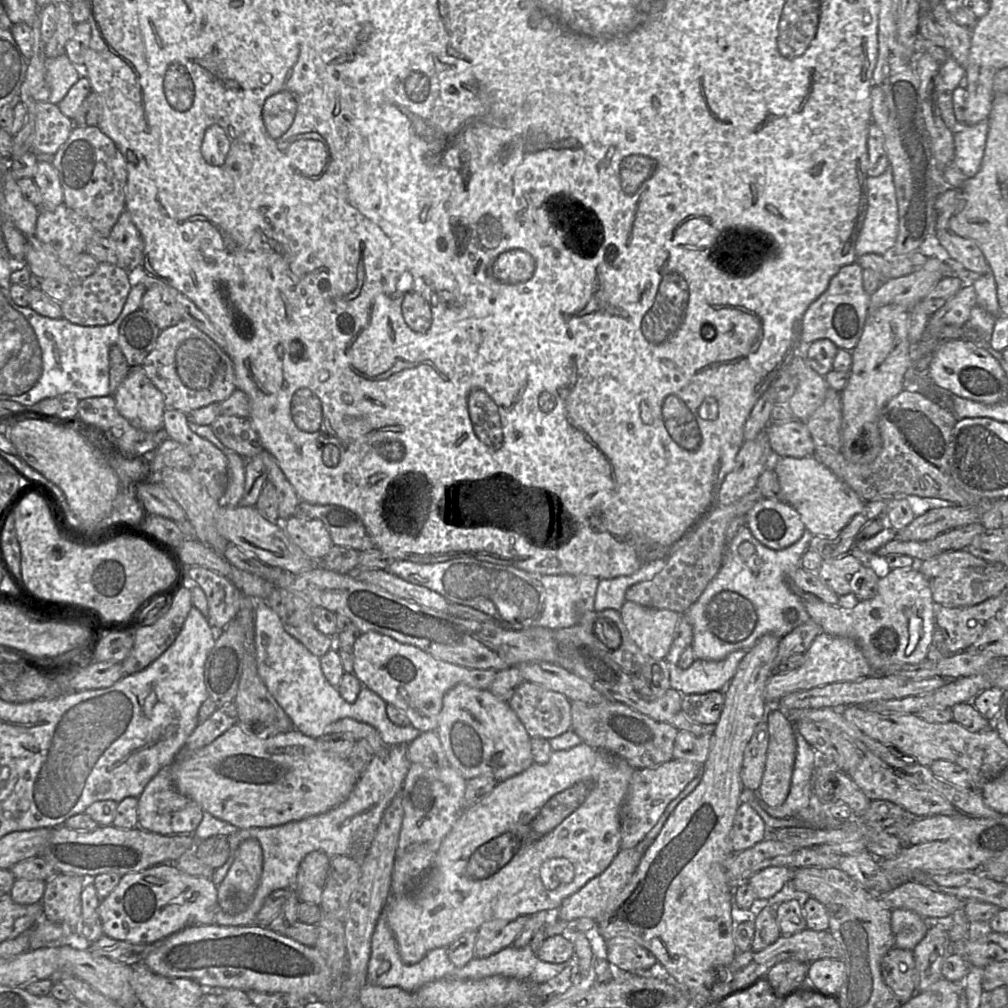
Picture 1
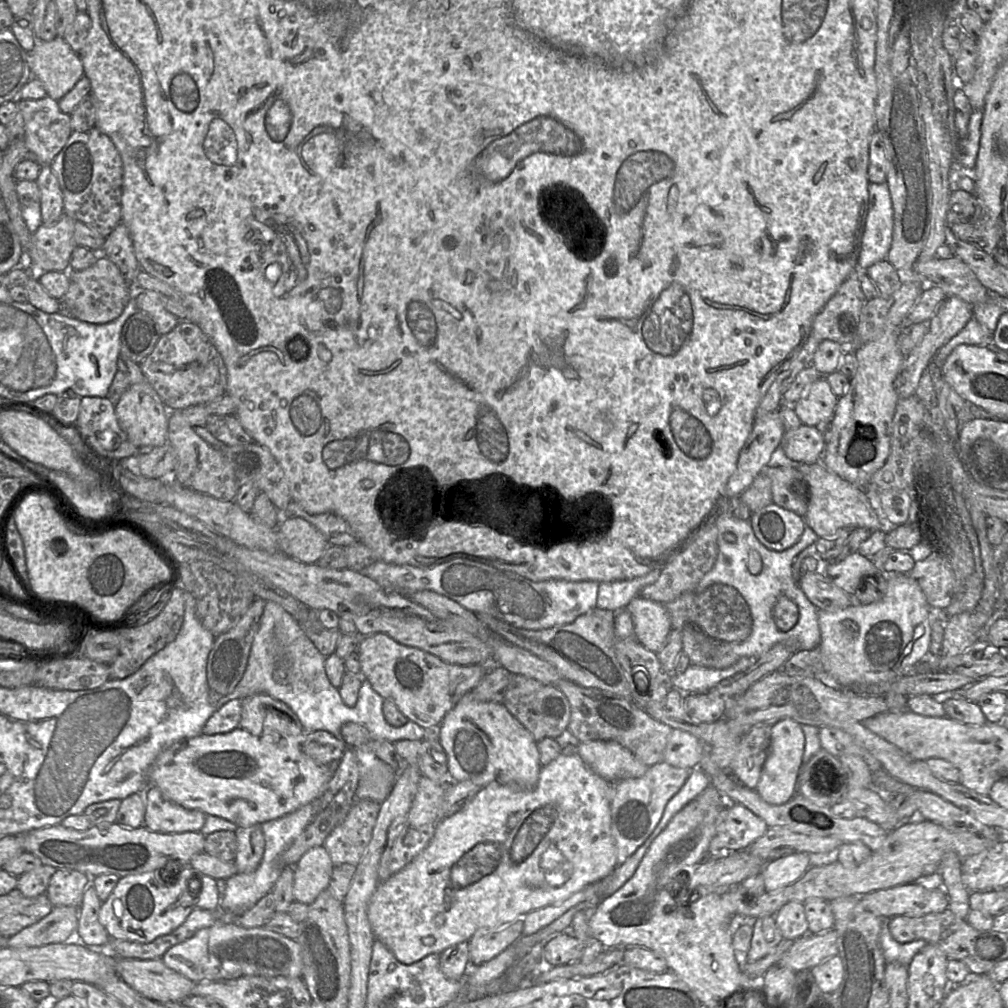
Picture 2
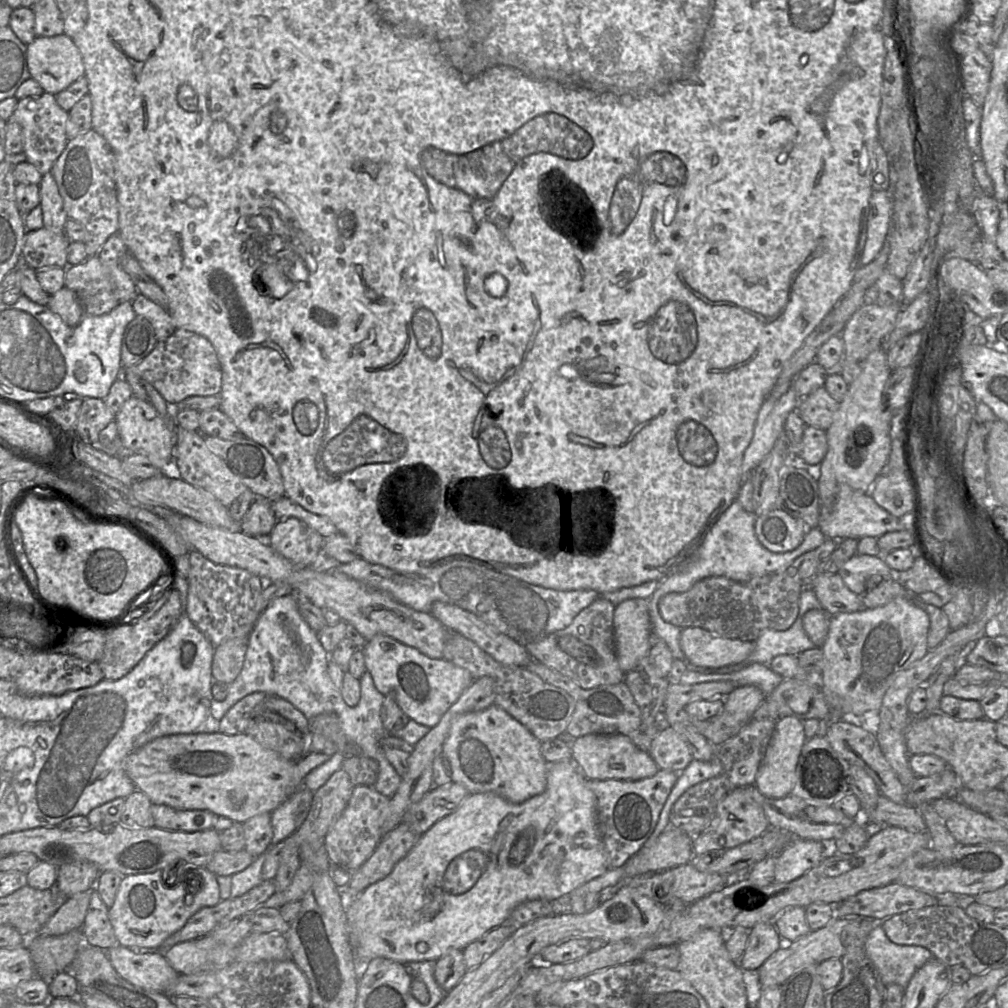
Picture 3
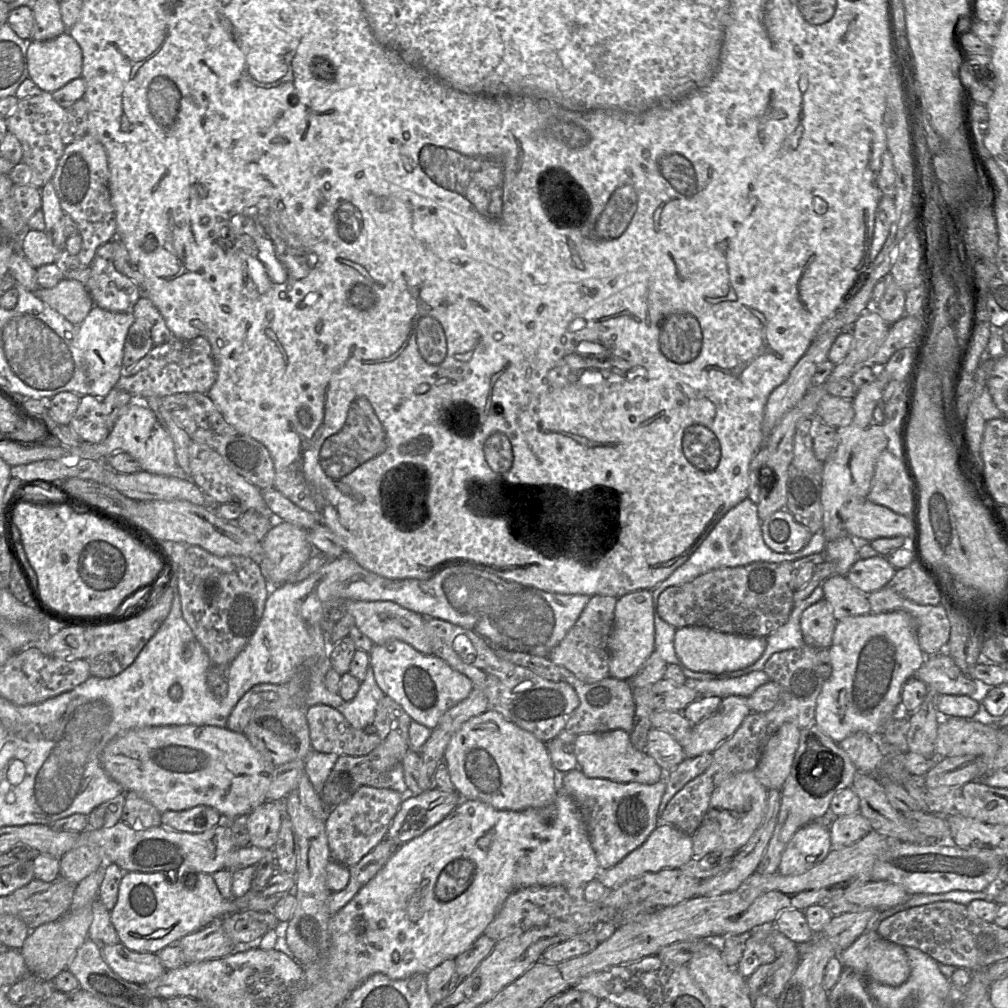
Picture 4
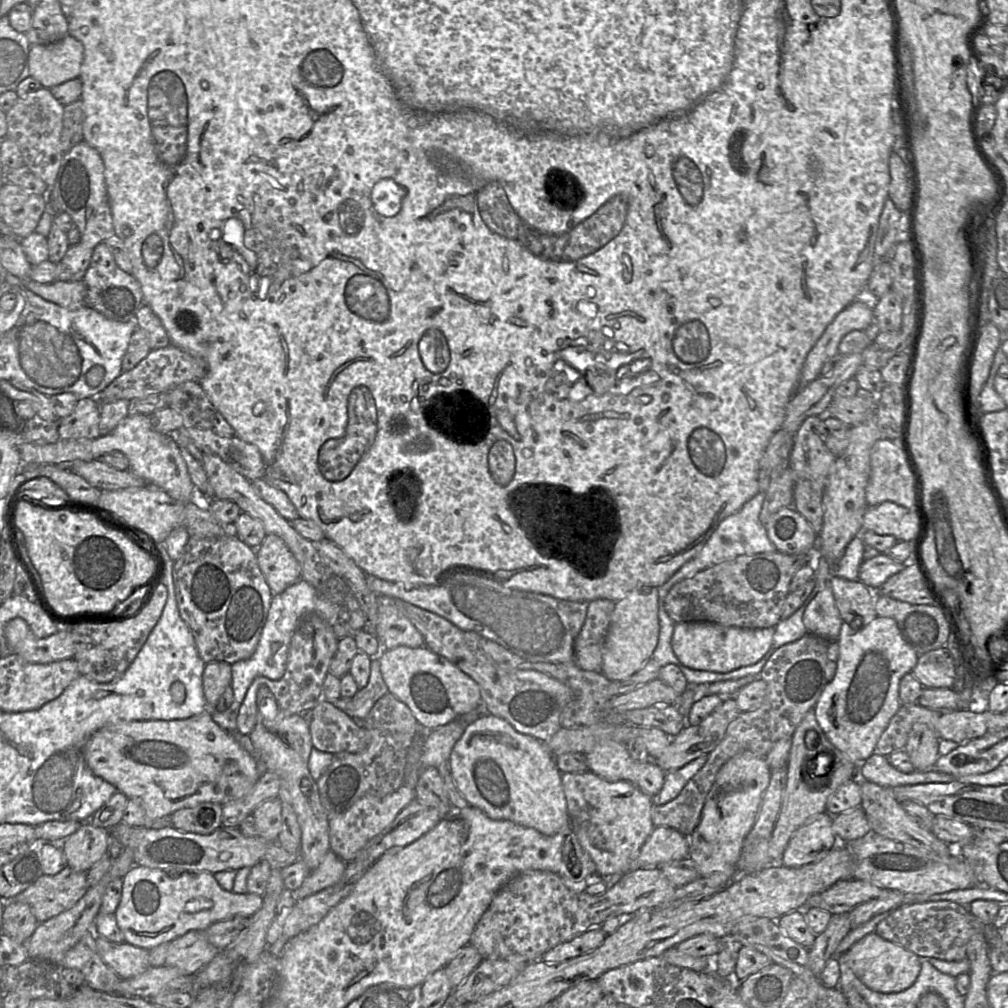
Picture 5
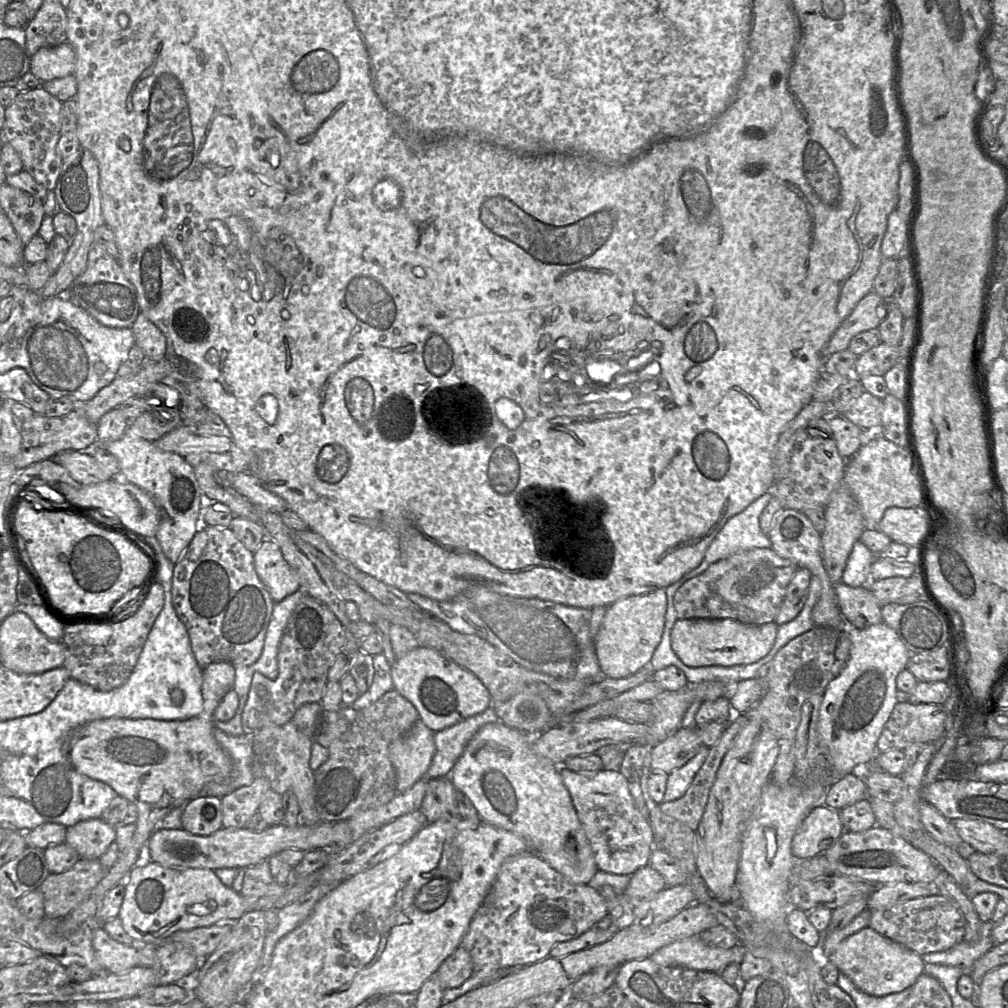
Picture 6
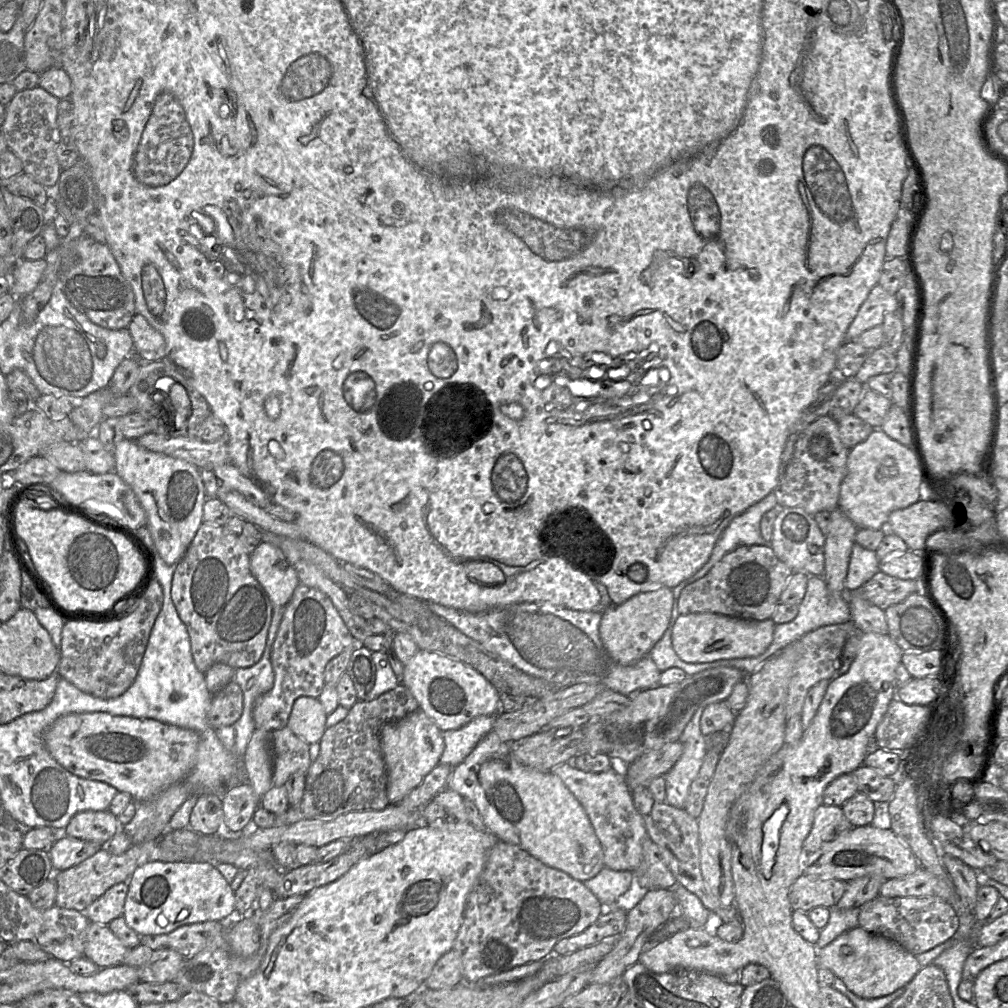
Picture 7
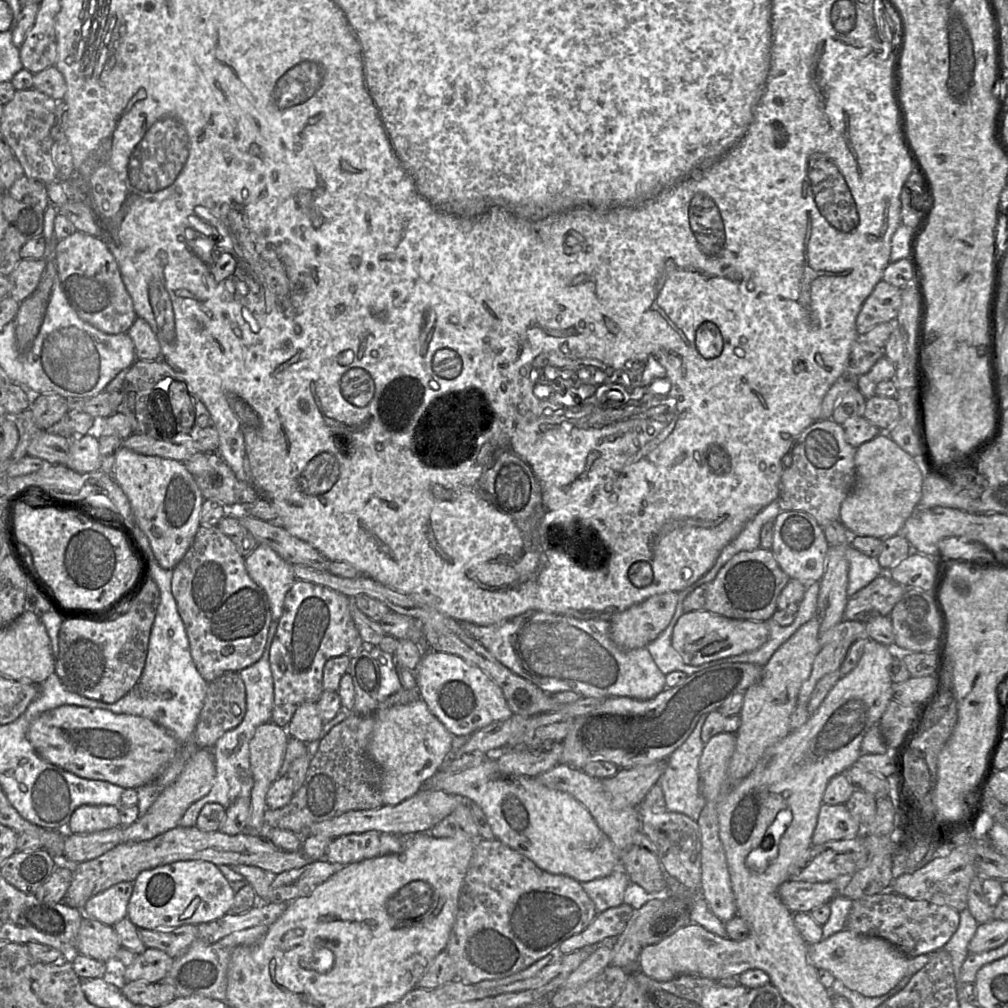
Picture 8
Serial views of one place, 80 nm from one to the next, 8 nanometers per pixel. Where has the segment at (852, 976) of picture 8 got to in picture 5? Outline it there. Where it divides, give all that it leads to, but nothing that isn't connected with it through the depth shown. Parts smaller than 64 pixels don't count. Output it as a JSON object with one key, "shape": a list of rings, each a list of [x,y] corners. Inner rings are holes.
{"shape":[[[872,932],[854,943],[846,952],[846,962],[868,988],[881,993],[901,992],[910,987],[921,970],[920,956]]]}

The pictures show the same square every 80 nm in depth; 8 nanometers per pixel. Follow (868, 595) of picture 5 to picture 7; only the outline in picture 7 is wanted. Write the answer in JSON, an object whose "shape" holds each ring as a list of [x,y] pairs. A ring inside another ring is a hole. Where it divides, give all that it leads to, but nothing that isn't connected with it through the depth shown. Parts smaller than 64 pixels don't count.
{"shape":[[[846,592],[851,621],[860,633],[888,634],[884,610],[851,592]]]}

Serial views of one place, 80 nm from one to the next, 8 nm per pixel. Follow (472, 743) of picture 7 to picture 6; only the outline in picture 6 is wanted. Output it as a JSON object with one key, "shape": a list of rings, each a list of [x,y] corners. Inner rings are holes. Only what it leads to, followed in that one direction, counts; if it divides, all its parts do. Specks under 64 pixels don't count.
{"shape":[[[493,708],[435,732],[435,754],[426,778],[448,777],[473,736],[485,725],[499,721]]]}

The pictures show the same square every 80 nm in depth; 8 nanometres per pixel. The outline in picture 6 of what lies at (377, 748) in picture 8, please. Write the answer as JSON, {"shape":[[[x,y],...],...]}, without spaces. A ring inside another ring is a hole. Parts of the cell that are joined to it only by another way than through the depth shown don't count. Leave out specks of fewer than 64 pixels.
{"shape":[[[418,719],[406,736],[390,745],[397,793],[405,792],[425,778],[436,750],[434,735],[435,732]]]}

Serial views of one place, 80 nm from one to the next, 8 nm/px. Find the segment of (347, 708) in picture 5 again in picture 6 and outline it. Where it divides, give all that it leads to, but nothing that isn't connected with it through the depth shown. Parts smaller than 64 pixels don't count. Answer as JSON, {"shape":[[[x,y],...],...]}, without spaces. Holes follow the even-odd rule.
{"shape":[[[384,654],[373,656],[374,676],[370,688],[363,694],[360,694],[351,707],[355,711],[360,711],[371,706],[386,692],[393,690],[393,681],[391,677],[391,665]]]}

